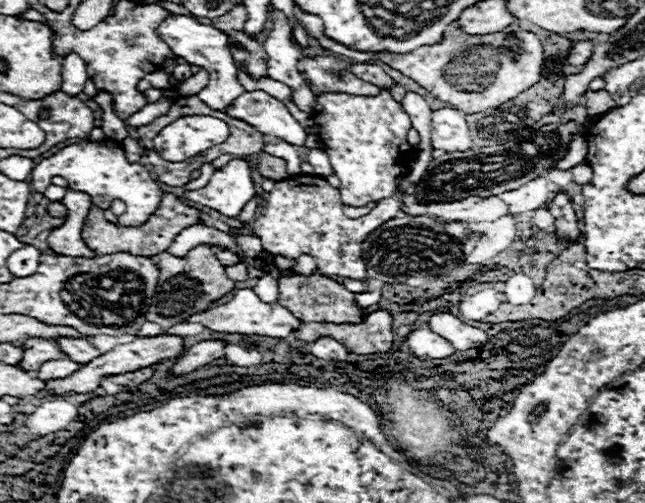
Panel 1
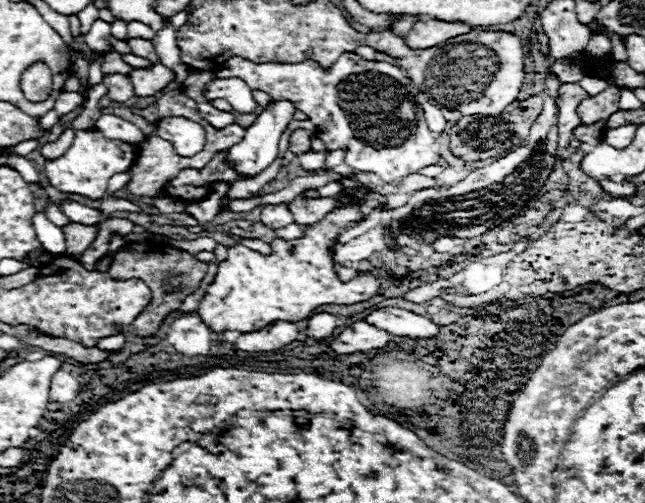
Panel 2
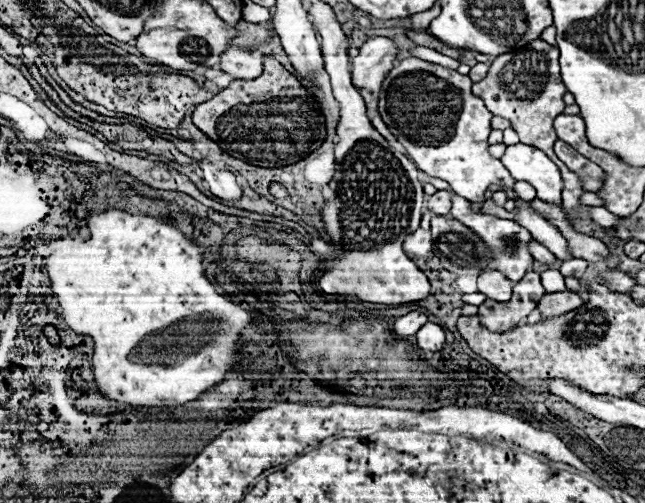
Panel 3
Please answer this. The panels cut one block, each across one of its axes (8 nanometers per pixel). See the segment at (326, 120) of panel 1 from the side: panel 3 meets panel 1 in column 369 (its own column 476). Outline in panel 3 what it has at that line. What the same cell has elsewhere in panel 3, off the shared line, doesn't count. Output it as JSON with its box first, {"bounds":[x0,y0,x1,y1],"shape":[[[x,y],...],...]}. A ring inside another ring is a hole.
{"bounds":[378,56,516,204],"shape":[[[414,56],[404,58],[386,74],[378,112],[398,142],[408,150],[410,160],[416,162],[422,172],[446,180],[452,190],[468,202],[482,204],[490,184],[502,184],[514,190],[516,180],[512,180],[510,172],[498,158],[490,156],[488,134],[492,132],[492,114],[486,110],[484,102],[472,94],[470,88],[472,80],[464,74],[458,74],[456,70]],[[450,120],[456,120],[452,134]]]}

